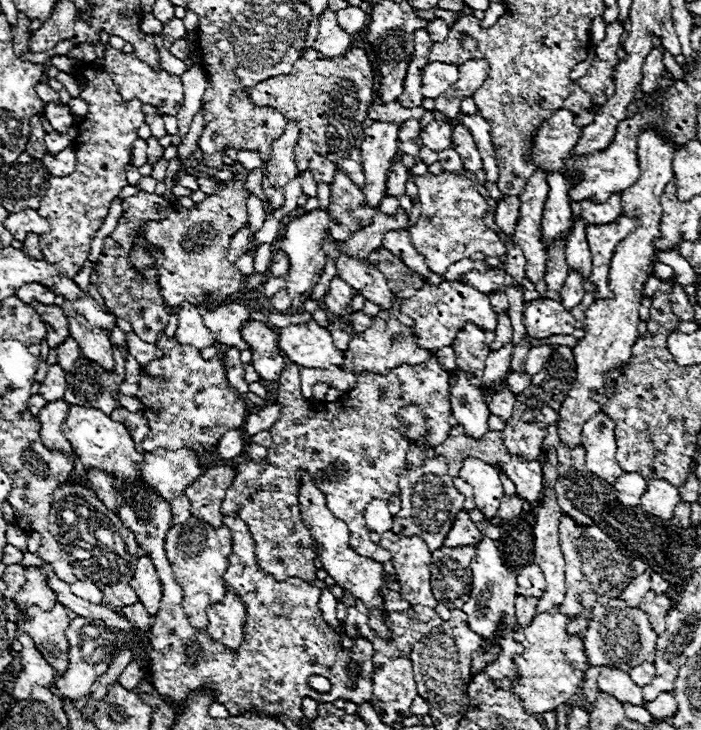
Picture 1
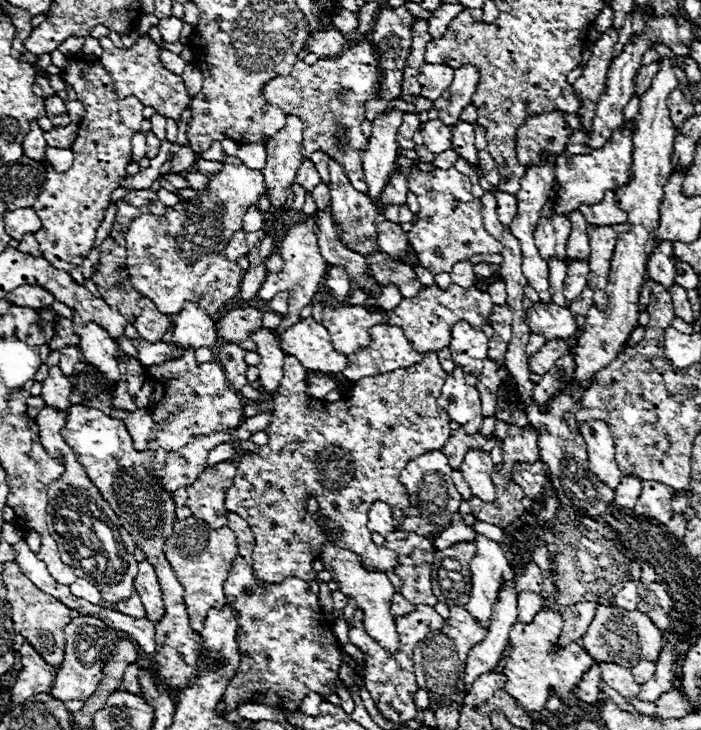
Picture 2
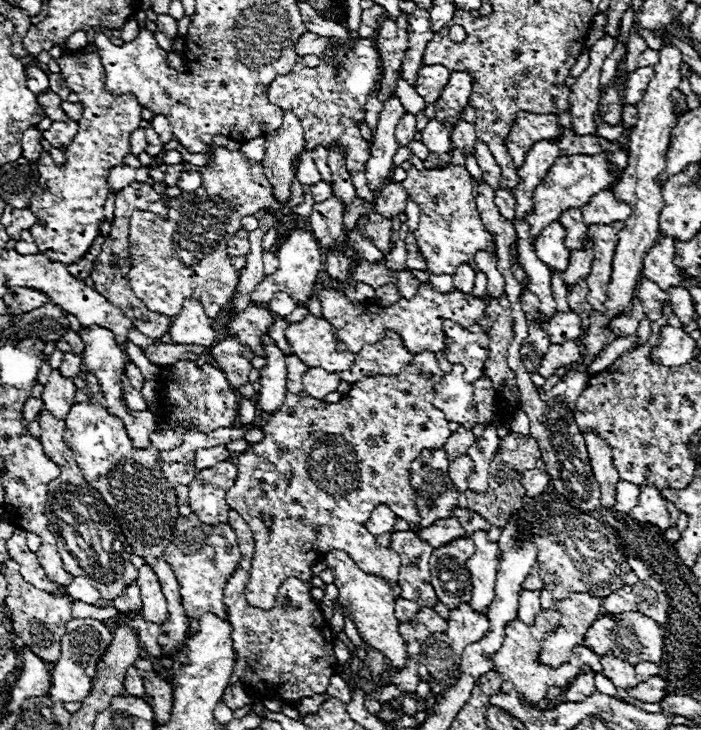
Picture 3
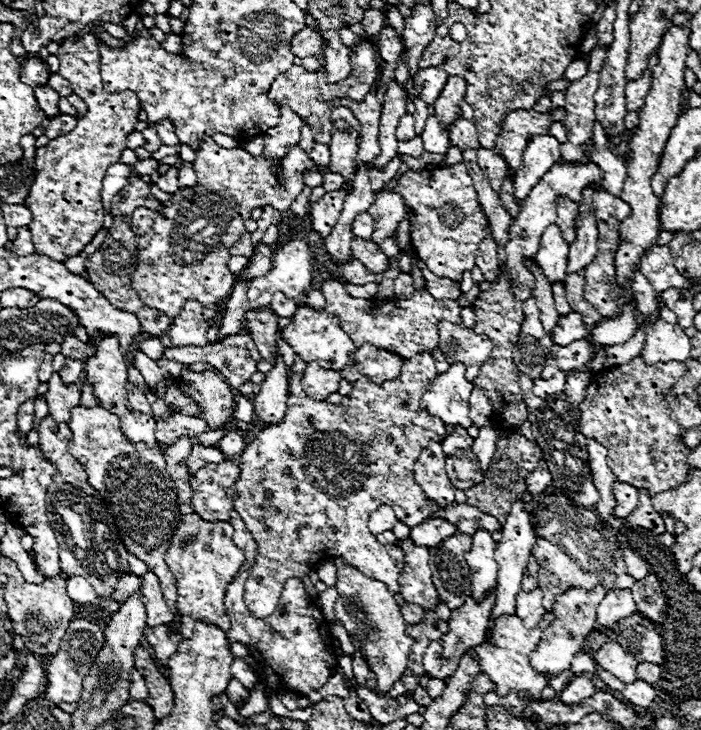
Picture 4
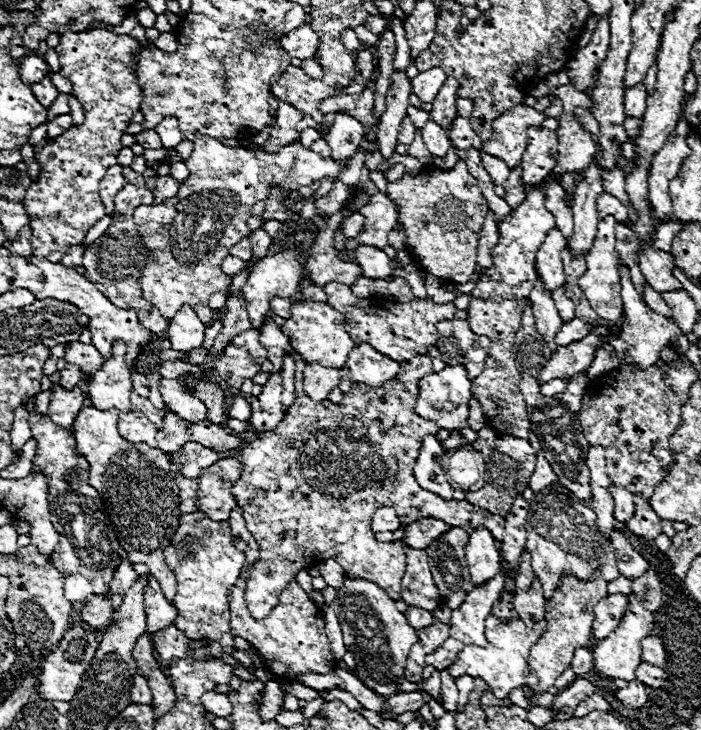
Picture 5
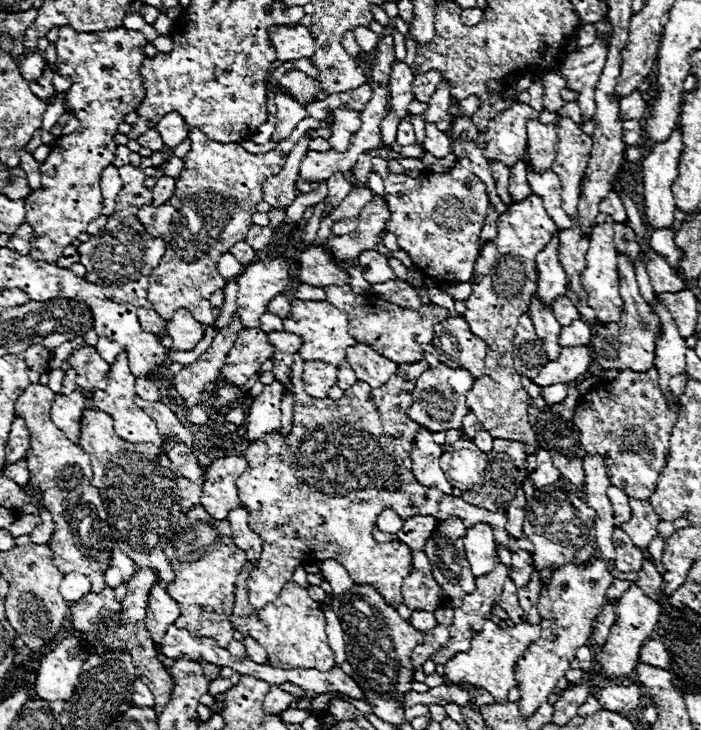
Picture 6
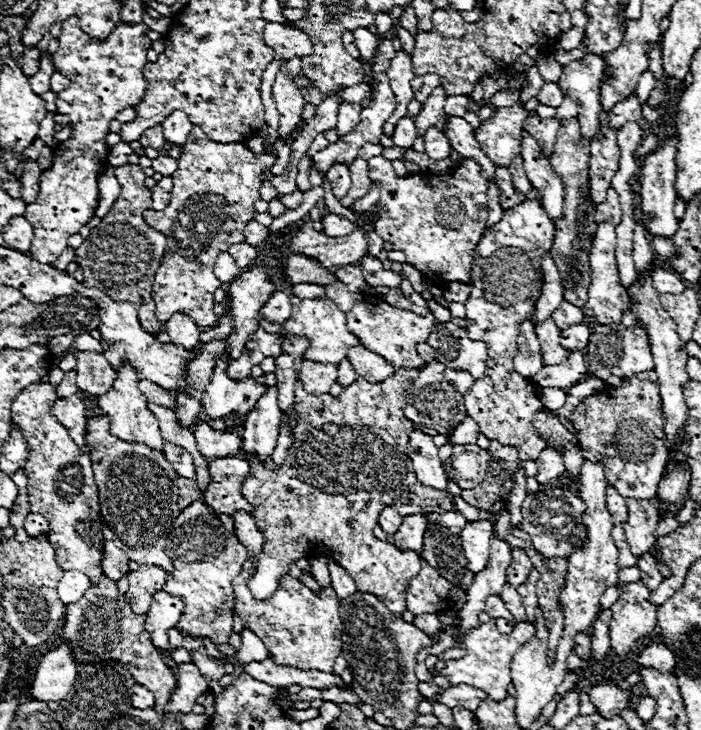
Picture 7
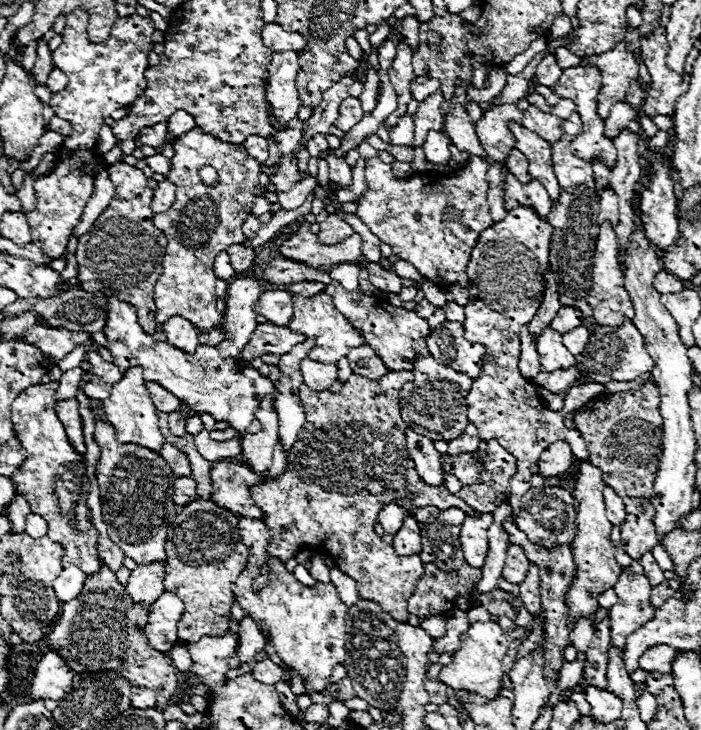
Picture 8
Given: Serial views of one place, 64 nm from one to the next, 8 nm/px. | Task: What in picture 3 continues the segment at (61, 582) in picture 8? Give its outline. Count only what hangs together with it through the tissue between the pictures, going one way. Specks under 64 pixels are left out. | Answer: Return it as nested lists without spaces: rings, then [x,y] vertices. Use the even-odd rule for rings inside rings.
[[[78,576],[72,580],[70,586],[66,586],[66,592],[74,598],[74,600],[80,600],[80,602],[86,602],[86,604],[96,604],[100,600],[100,594],[98,590],[90,584],[90,580]]]

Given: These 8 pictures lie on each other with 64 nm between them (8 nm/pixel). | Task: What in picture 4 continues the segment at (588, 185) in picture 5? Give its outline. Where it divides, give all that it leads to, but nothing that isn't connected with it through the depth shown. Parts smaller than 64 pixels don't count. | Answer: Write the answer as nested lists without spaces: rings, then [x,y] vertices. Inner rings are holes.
[[[596,186],[582,190],[582,202],[578,202],[576,218],[576,240],[570,244],[568,252],[568,272],[582,270],[590,264],[596,252],[596,218],[592,210],[592,194],[598,192]]]

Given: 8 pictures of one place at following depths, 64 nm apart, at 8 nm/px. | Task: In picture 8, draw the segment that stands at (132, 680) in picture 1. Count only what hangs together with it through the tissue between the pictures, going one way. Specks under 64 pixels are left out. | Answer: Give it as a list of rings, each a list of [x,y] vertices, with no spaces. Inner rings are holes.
[[[132,688],[132,708],[156,708],[156,692],[150,688]]]

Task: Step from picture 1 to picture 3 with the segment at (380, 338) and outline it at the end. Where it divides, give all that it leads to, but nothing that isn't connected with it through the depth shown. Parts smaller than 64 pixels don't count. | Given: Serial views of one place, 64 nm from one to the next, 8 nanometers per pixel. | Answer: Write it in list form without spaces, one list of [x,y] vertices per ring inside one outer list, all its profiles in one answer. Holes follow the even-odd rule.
[[[390,332],[386,340],[368,344],[356,354],[356,362],[342,372],[342,380],[354,384],[362,376],[396,376],[412,360],[410,352],[402,348],[402,340]]]

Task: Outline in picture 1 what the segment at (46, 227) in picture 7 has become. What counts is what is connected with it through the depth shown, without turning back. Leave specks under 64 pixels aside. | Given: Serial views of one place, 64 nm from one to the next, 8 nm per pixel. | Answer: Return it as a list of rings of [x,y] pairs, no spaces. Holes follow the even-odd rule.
[[[80,64],[72,76],[80,86],[80,98],[88,104],[88,114],[80,120],[74,140],[76,170],[68,176],[50,176],[48,192],[38,208],[38,214],[50,222],[50,232],[38,236],[44,260],[70,278],[84,266],[92,238],[104,224],[110,202],[128,186],[126,166],[130,164],[132,142],[138,138],[138,128],[144,122],[142,102],[122,100],[106,72]]]

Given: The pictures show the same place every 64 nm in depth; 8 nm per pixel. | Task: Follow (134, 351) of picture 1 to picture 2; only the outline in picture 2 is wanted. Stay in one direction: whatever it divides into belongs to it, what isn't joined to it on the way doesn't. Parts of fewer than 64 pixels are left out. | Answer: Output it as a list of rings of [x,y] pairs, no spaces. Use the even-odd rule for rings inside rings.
[[[132,340],[132,342],[138,348],[140,362],[146,364],[146,366],[158,366],[158,364],[162,364],[166,360],[174,360],[174,358],[184,354],[184,346],[174,346],[174,344],[164,344],[164,342],[150,344],[146,340],[142,340],[142,342]]]

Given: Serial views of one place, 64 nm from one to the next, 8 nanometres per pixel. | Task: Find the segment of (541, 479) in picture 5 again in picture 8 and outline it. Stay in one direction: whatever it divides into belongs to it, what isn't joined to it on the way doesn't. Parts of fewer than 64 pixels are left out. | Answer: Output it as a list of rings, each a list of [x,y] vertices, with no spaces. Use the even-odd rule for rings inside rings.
[[[554,442],[554,444],[550,444],[550,448],[546,448],[546,452],[542,452],[542,456],[536,464],[544,478],[558,476],[574,464],[574,454],[572,454],[568,442]]]

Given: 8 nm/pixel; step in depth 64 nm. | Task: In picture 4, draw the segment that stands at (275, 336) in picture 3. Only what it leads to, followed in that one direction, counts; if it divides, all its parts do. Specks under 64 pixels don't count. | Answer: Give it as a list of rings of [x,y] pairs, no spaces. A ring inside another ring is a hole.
[[[281,333],[278,334],[277,340],[278,351],[282,355],[284,363],[286,364],[288,379],[290,378],[291,368],[294,364],[295,352],[293,351],[292,347],[287,344],[287,342],[282,337]]]

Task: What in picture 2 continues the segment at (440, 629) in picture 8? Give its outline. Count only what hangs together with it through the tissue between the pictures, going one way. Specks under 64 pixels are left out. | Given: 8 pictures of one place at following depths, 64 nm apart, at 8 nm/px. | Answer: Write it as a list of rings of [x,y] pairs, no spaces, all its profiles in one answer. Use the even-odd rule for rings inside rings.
[[[396,592],[396,594],[392,596],[392,612],[394,612],[394,616],[406,616],[406,614],[410,614],[410,612],[414,612],[414,610],[416,610],[416,606],[414,606],[412,602],[404,600],[404,598],[400,596],[400,592]]]

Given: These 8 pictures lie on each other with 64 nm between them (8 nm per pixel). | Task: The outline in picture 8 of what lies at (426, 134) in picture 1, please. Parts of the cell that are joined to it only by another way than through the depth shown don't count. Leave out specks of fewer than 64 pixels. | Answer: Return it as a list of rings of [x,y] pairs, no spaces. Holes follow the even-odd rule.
[[[428,132],[424,142],[426,160],[432,164],[446,164],[450,160],[450,140],[444,132]]]

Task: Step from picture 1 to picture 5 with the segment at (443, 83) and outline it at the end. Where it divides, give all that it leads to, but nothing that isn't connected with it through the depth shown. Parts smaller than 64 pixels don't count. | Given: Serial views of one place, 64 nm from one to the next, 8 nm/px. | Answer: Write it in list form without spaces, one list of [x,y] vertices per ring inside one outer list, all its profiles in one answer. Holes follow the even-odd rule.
[[[430,68],[426,72],[420,72],[412,80],[412,92],[422,100],[430,102],[438,94],[438,88],[442,88],[442,82],[446,80],[446,74],[440,68]]]

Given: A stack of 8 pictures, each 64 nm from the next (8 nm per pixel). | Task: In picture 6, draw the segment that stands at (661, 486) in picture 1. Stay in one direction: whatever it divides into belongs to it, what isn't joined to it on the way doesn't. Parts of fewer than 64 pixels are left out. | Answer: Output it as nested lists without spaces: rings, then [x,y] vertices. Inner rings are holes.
[[[630,500],[630,508],[632,508],[632,516],[628,522],[620,524],[620,528],[630,536],[636,548],[644,550],[648,548],[650,540],[658,534],[656,524],[660,522],[660,518],[648,500]]]

